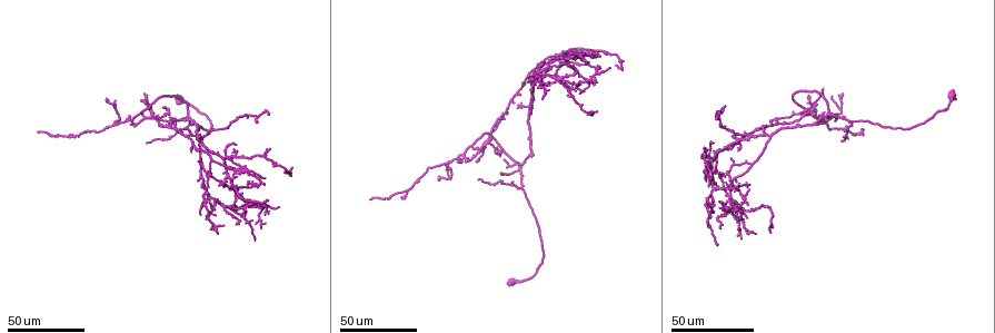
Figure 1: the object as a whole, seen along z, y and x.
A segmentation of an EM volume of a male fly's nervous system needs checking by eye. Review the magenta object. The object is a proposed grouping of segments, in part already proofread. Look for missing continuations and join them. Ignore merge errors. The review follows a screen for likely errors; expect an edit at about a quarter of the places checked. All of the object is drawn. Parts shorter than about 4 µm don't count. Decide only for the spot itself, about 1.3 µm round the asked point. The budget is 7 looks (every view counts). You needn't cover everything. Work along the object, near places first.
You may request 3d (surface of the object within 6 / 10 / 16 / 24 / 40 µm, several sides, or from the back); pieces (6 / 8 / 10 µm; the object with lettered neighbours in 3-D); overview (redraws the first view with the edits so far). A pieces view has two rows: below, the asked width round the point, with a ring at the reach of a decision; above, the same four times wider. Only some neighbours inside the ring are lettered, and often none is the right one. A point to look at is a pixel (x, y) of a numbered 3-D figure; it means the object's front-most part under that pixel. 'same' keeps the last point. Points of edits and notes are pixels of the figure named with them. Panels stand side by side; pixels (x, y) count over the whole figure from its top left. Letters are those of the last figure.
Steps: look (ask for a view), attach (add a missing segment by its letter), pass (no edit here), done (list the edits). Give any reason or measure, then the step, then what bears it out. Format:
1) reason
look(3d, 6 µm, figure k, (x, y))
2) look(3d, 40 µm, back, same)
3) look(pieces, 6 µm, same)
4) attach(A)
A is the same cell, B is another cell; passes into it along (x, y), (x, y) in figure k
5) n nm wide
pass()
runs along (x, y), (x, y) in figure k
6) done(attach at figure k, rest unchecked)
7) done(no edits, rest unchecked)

free end
look(3d, 40 µm, figure 1, (772, 136))

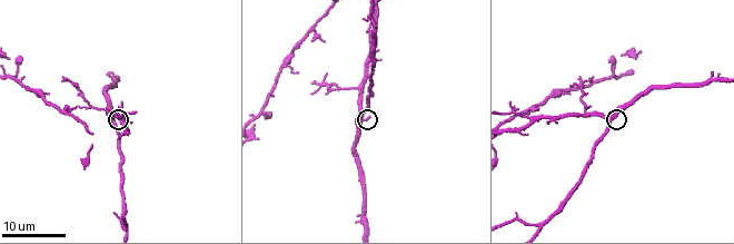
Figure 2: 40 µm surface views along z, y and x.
look(pieces, 8 µm, figure 2, (613, 117))

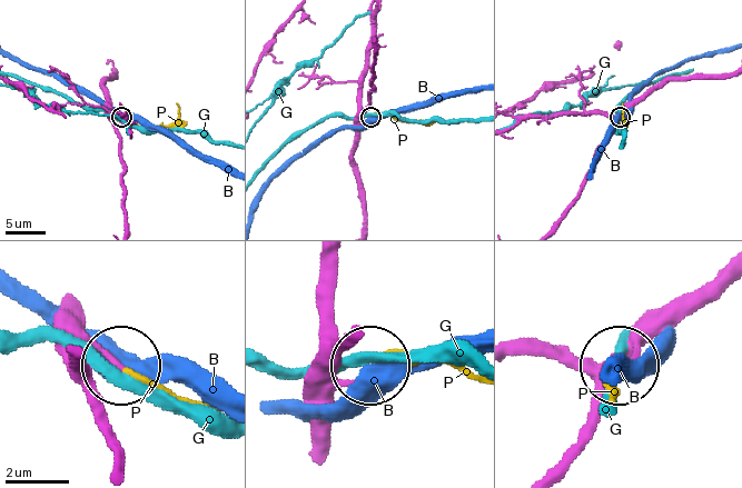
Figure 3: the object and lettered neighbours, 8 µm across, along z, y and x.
160 nm wide
attach(P)
P is the same cell, B and G are other cells; the neuron continues

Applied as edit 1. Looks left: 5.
redraw
look(overview)

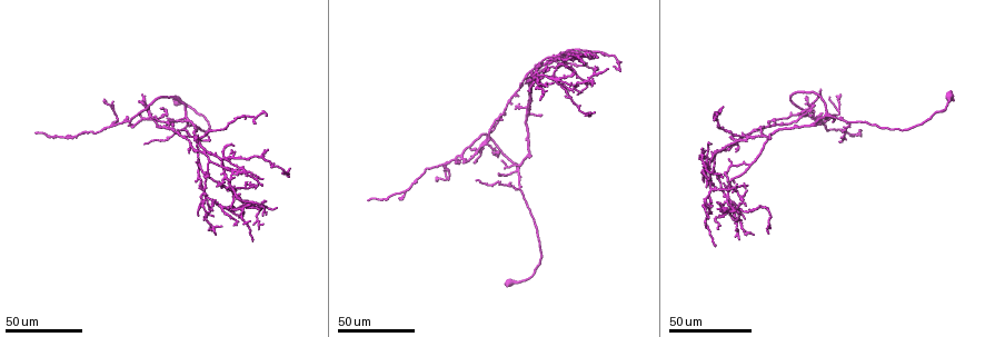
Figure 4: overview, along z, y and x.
thin end
look(3d, 24 µm, figure 4, (503, 160))

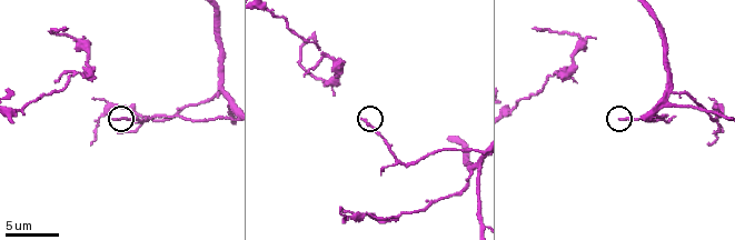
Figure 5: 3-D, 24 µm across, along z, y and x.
see the neighbours
look(pieces, 10 µm, figure 5, (115, 118))

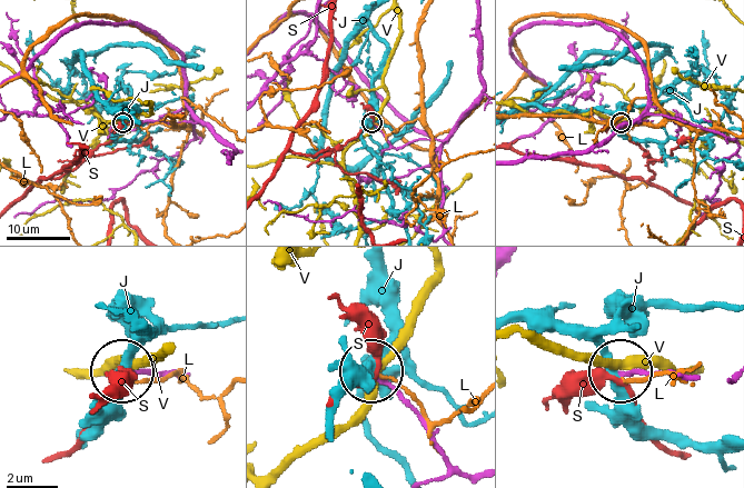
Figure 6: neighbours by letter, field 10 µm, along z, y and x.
pass()
J, L, S and V are other cells; runs along (680, 374), (624, 374) in figure 6; no lettered segment goes on from it

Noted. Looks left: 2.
free end
look(3d, 24 µm, figure 4, (369, 198))

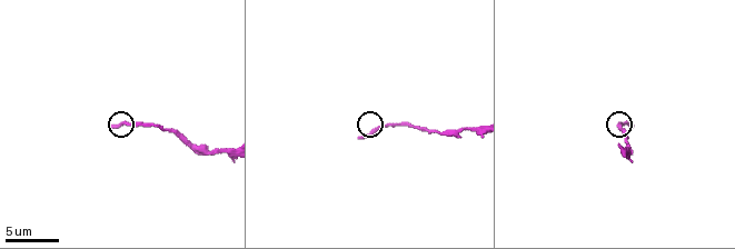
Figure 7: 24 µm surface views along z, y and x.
look(pieces, 8 µm, figure 7, (113, 125))

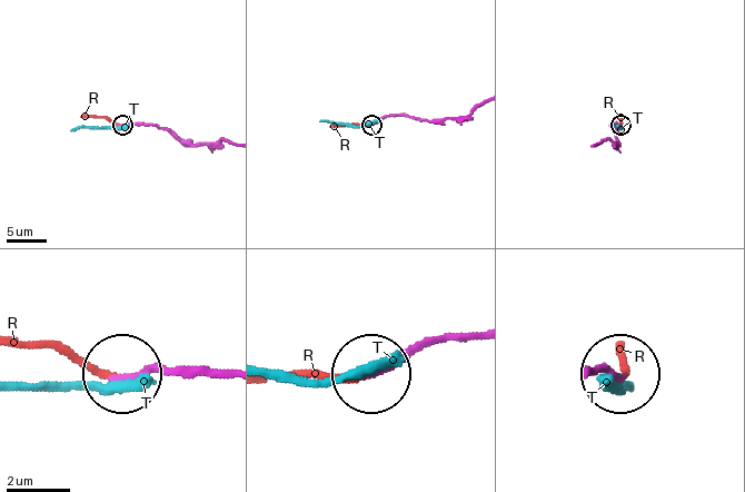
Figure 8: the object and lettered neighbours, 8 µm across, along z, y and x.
190 nm wide
attach(R)
R is the same cell, T is another cell; passes into it along (140, 125), (81, 117) in figure 8; it goes on there

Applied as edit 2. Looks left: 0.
done(attach at figure 3, attach at figure 8, rest unchecked)

